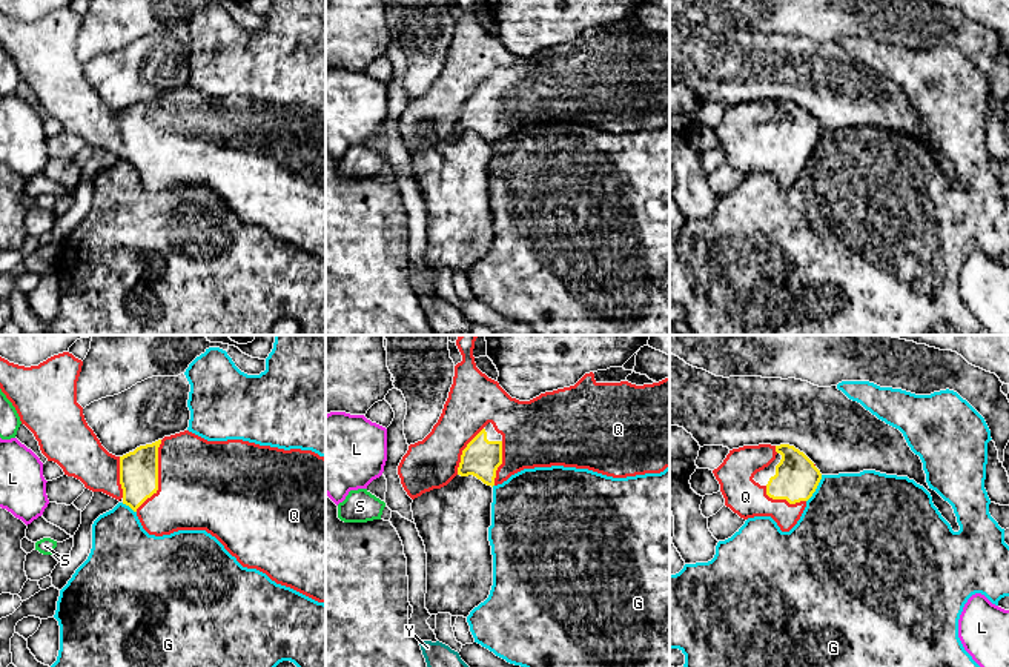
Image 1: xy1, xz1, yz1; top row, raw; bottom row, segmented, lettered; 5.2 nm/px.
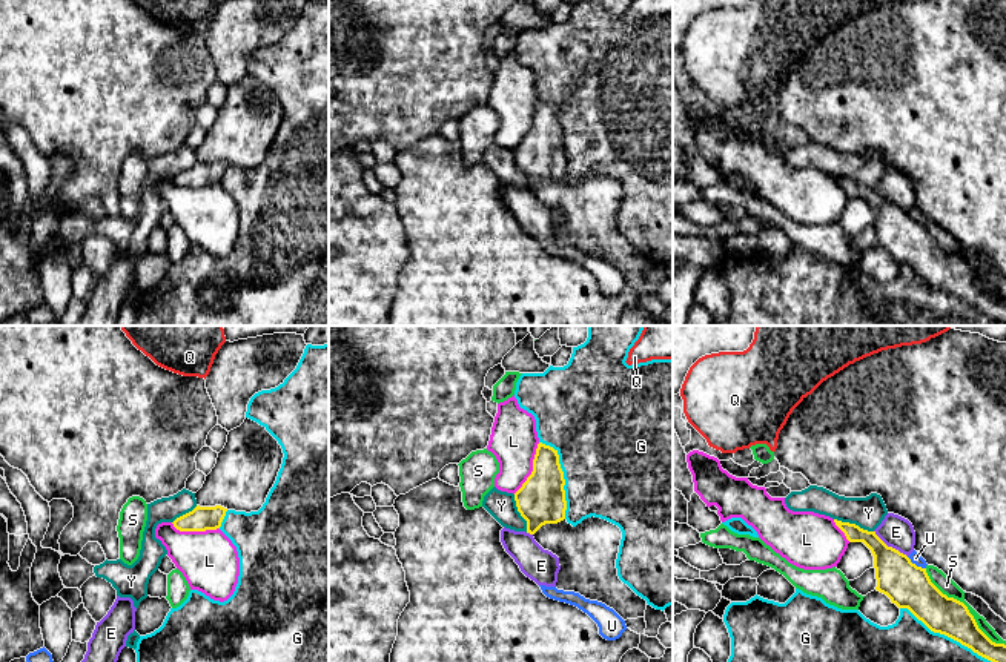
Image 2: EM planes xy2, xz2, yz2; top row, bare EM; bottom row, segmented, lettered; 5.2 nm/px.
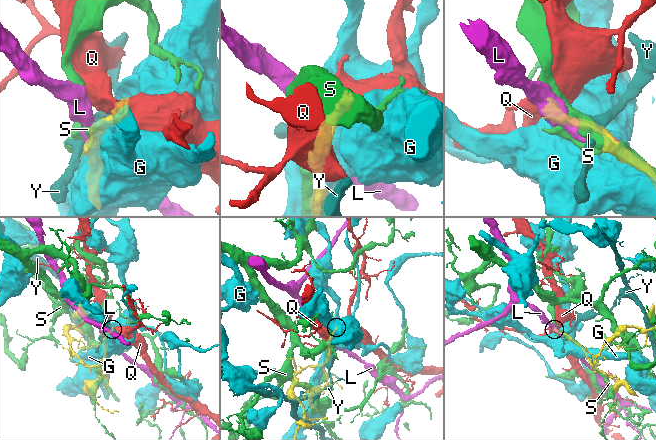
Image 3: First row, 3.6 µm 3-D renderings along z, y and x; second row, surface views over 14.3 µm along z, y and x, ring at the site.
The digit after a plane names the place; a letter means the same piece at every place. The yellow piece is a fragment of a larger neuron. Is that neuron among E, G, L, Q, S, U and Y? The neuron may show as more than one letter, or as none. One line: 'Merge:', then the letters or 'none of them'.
Merge: Q

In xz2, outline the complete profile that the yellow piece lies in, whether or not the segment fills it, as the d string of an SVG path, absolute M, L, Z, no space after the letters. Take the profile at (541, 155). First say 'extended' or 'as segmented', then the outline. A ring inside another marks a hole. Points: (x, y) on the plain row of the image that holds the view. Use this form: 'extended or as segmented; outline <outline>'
as segmented; outline M539 98L533 127L515 149L518 167L527 177L527 189L534 190L542 181L565 175L564 141L558 106Z

